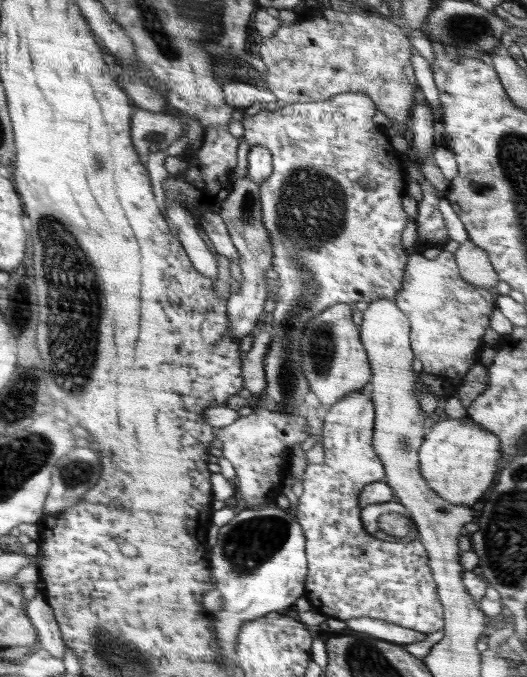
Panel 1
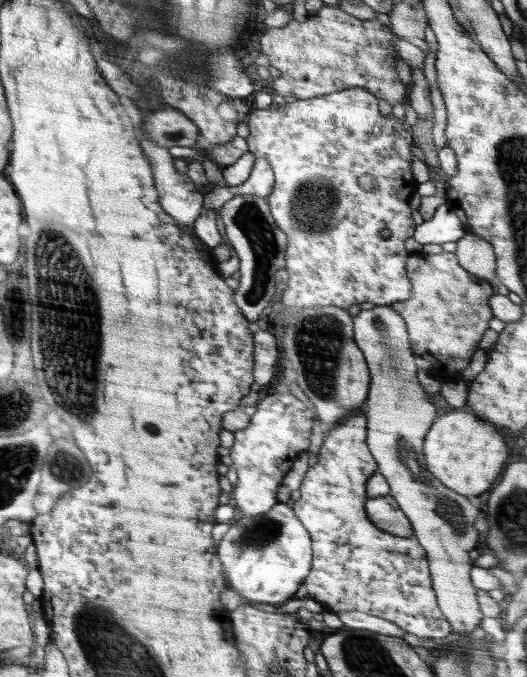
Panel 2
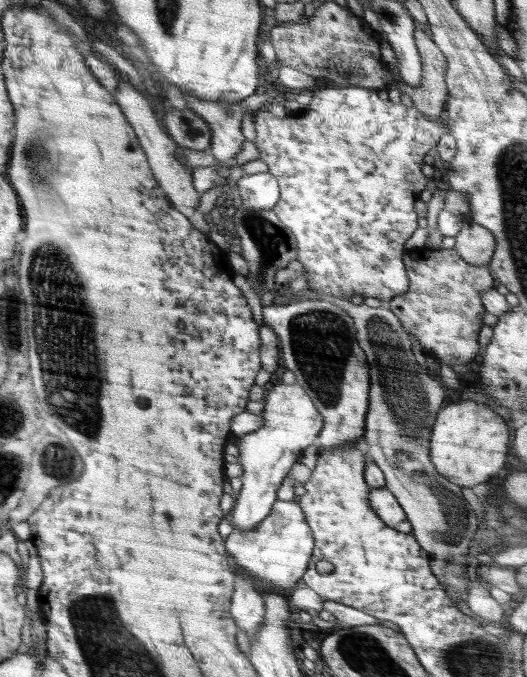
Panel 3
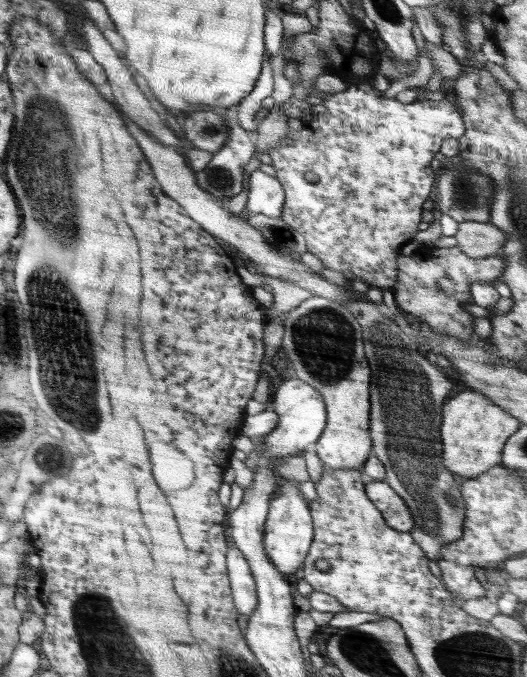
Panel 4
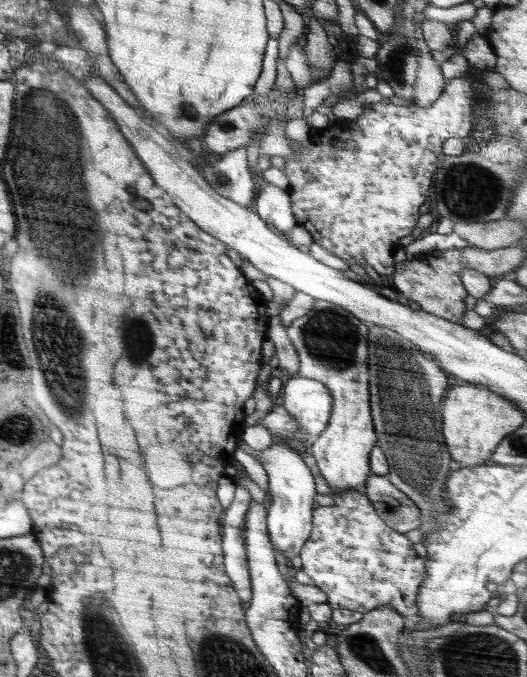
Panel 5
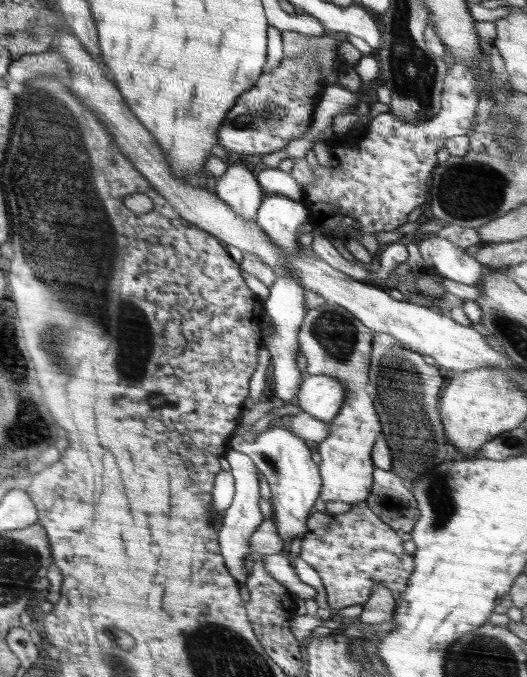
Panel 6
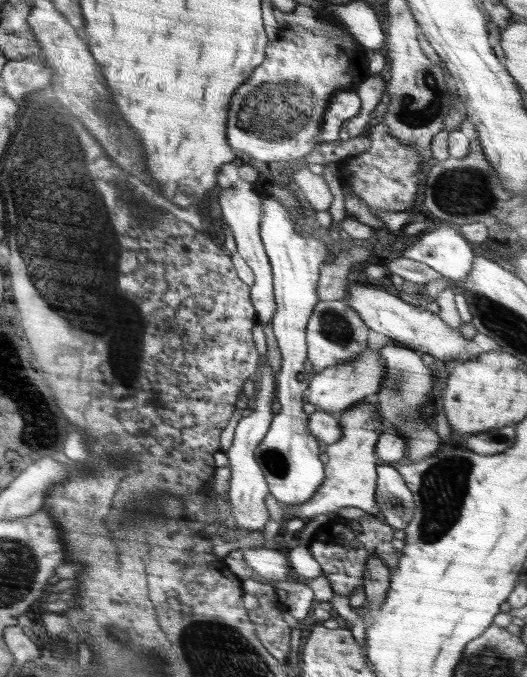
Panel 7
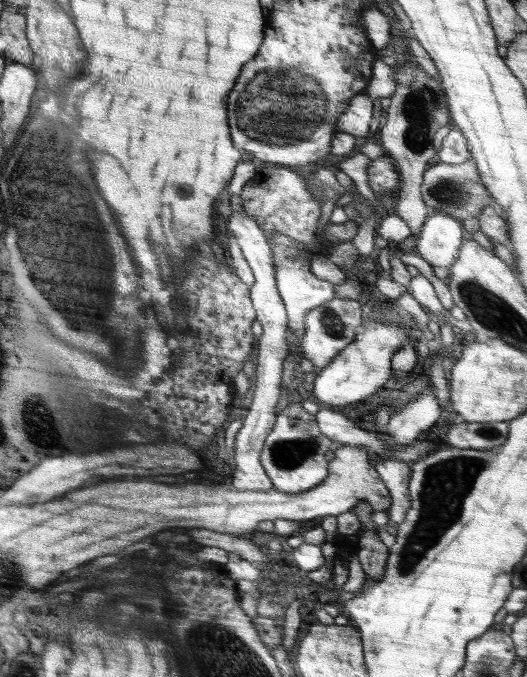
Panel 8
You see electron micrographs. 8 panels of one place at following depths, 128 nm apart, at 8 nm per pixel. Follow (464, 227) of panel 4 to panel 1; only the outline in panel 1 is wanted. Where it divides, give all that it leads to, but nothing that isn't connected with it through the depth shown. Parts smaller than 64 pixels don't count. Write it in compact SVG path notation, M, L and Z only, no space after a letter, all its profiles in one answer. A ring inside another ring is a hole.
M469 238L459 243L459 247L453 255L459 266L460 277L464 281L487 289L498 284L499 278L488 254L484 249L472 243Z

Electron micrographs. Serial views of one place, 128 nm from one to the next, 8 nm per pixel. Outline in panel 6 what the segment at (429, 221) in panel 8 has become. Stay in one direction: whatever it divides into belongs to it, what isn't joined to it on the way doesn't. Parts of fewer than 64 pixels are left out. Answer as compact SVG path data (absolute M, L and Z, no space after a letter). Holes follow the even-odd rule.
M442 234L425 239L418 245L426 266L440 272L450 280L478 286L482 282L485 270L478 260L464 251L464 248L452 243Z

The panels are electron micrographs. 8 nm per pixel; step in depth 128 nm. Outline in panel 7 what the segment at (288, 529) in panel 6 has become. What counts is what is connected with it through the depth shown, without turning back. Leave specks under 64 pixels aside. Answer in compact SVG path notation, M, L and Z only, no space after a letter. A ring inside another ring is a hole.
M264 197L261 200L259 231L273 272L276 312L271 324L282 362L280 371L275 374L277 411L266 436L254 450L254 457L266 477L269 493L284 505L298 505L316 494L325 479L325 464L318 457L320 440L312 436L308 429L309 414L302 409L302 394L312 380L312 375L304 369L304 360L307 358L305 331L310 315L319 301L316 290L319 270L328 256L328 250L321 240L296 233L294 220L286 212L286 208L272 198Z

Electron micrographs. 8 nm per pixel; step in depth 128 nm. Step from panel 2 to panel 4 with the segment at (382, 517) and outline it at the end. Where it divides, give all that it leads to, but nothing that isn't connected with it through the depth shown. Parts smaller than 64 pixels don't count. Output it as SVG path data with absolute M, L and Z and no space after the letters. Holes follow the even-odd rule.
M385 480L365 482L366 496L384 517L385 524L397 532L409 533L414 528L414 515L408 509L404 499L390 488Z

